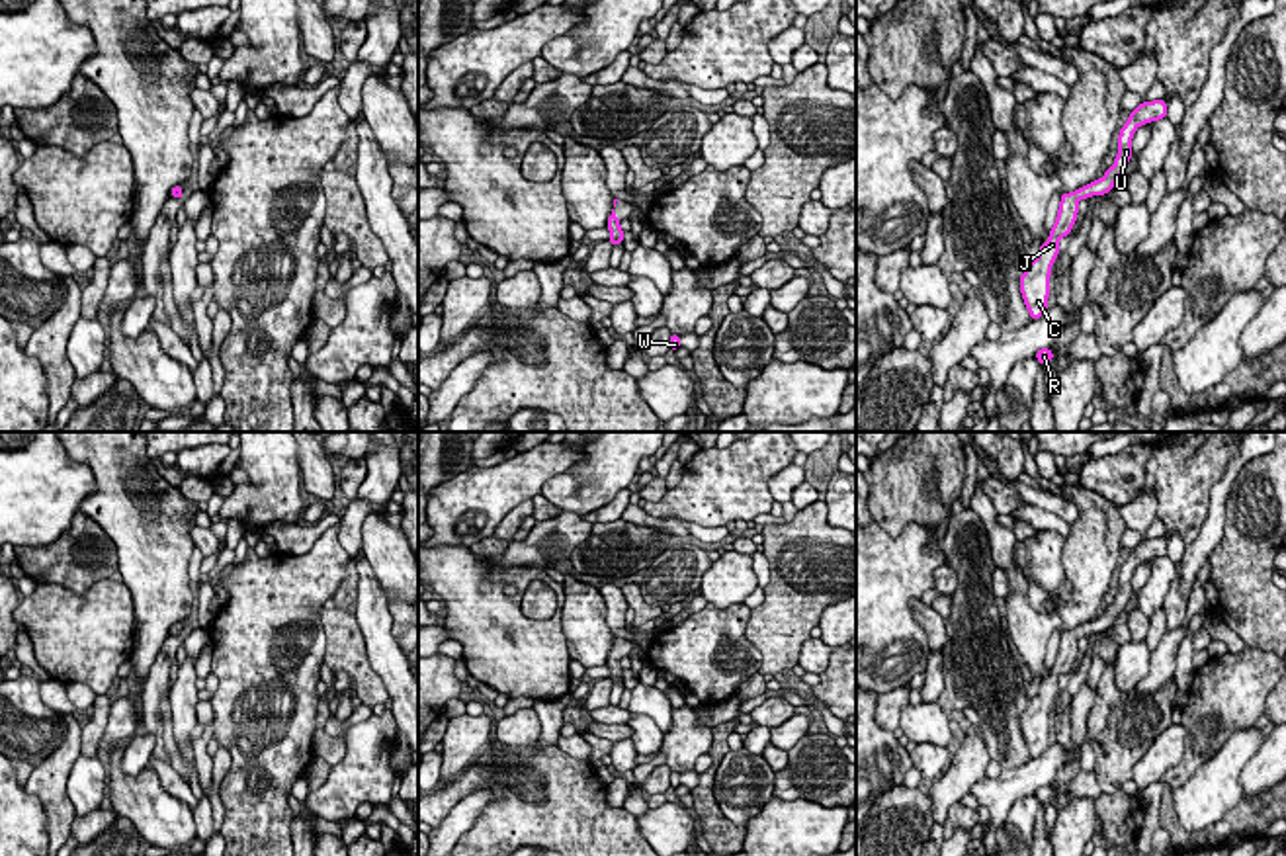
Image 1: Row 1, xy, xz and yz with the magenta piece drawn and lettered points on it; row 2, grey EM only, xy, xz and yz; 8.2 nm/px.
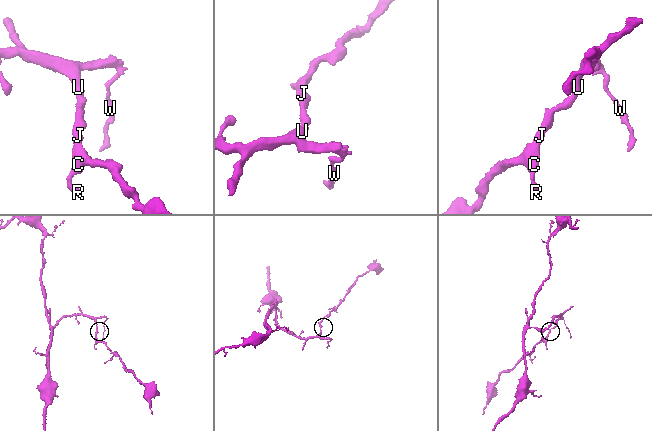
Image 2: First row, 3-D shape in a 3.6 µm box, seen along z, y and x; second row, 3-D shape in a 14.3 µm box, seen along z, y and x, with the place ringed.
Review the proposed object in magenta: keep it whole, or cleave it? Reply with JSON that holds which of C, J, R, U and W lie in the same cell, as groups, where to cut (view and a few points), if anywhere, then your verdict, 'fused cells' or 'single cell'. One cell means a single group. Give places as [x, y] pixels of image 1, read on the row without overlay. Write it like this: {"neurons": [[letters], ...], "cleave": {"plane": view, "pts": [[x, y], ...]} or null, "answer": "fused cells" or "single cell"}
{"neurons": [["C", "J", "R", "U", "W"]], "cleave": null, "answer": "single cell"}

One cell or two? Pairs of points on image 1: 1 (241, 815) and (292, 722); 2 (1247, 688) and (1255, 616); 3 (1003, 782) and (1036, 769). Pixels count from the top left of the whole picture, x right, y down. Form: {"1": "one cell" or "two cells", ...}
{"1": "one cell", "2": "two cells", "3": "one cell"}

